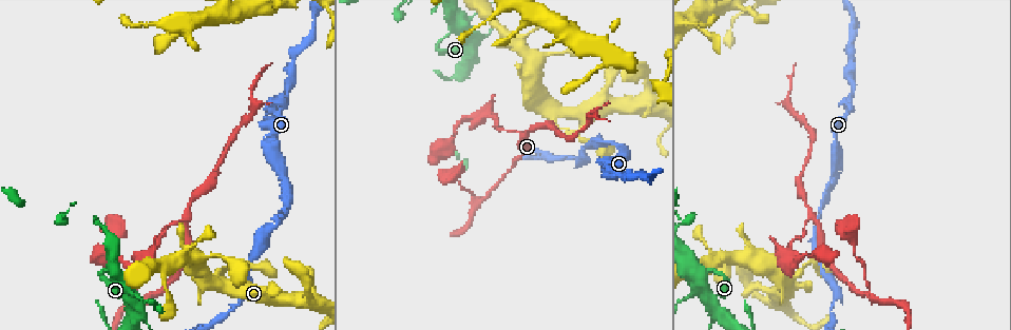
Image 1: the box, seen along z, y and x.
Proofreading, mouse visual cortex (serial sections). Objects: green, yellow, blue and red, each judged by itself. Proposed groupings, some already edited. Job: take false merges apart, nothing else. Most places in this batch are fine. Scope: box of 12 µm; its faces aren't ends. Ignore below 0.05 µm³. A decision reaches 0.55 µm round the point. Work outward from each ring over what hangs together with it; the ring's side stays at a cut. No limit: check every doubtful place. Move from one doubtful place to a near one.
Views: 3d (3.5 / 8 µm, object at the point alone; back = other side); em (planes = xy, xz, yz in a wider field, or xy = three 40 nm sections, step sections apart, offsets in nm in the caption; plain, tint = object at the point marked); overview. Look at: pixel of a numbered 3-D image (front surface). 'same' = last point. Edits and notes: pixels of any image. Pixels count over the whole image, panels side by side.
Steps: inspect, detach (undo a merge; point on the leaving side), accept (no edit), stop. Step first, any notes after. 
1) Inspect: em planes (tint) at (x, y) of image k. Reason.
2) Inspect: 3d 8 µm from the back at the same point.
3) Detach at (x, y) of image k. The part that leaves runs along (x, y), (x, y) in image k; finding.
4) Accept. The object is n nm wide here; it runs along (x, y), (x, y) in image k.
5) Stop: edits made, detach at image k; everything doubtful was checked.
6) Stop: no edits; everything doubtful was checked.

Inspect: 3d 8 µm at (812, 217) of image 1. A narrow waist.

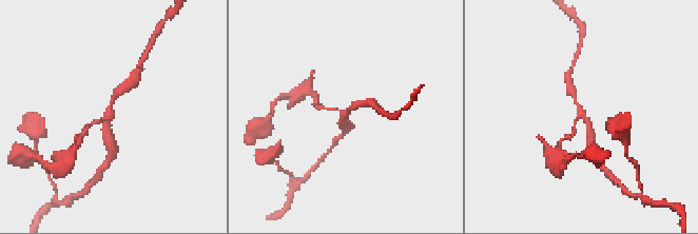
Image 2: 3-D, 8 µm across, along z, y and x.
Inspect: 3d 3.5 µm at (109, 113) of image 2.

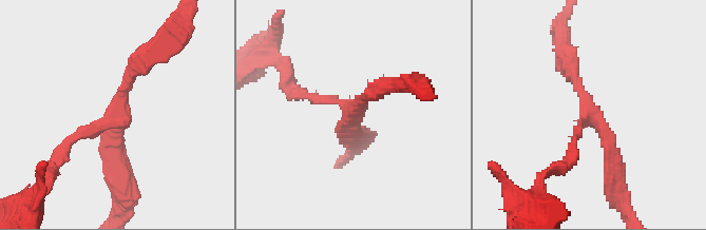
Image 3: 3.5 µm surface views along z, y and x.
Accept. The arms are 150, 150, 300 nm wide; one cell here.

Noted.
Inspect: 3d 3.5 µm at (267, 233) of image 1. Thick turns thin.

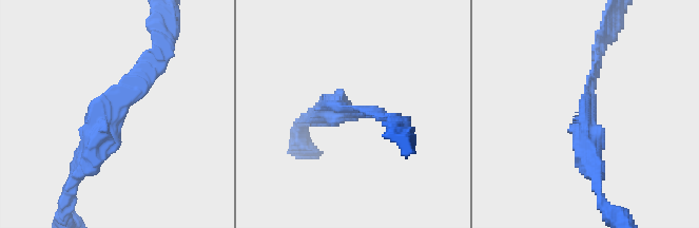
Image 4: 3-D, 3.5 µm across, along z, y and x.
Inspect: em xy step 2 (tint) at (591, 111) of image 4. The arms are 100, 350 nm wide.

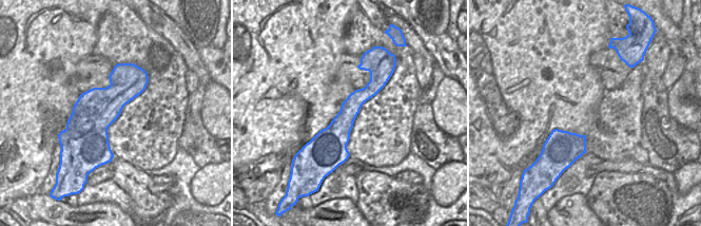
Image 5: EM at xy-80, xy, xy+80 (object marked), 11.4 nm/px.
Accept. It runs along (164, 57), (119, 109), (80, 171) in image 4; continuous, no second cell.

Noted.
Inspect: 3d 8 µm at (480, 200) of image 1. Narrows sharply.

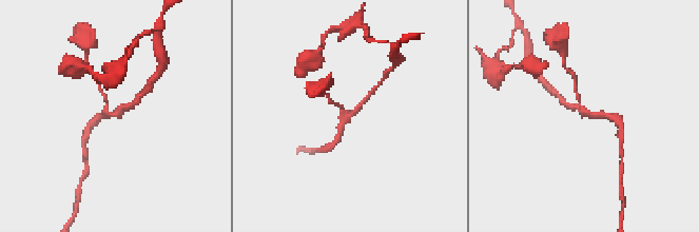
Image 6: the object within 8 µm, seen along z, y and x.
Inspect: 3d 3.5 µm at (349, 113) of image 6. Closer look.

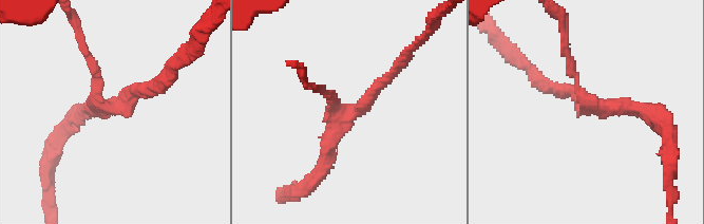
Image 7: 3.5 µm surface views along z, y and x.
Accept. Continuous, no second cell.

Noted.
Stop: no edits; everything doubtful was checked.

